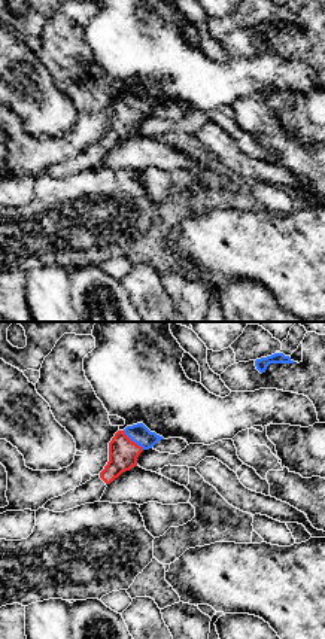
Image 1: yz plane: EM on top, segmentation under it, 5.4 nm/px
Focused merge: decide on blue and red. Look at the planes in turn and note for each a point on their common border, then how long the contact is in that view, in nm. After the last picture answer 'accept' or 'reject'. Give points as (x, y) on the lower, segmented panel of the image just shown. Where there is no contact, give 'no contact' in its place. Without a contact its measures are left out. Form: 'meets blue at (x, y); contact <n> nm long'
meets blue at (133, 441); contact 160 nm long

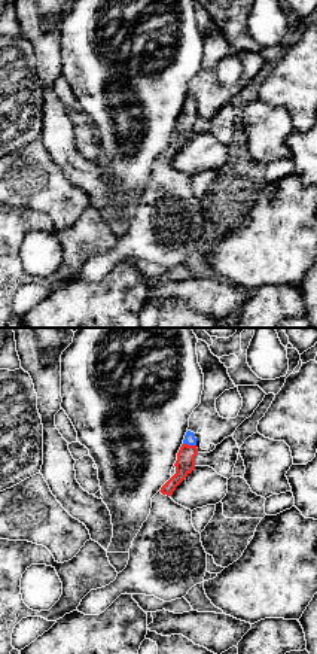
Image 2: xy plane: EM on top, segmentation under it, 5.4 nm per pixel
meets blue at (189, 444); contact 70 nm long

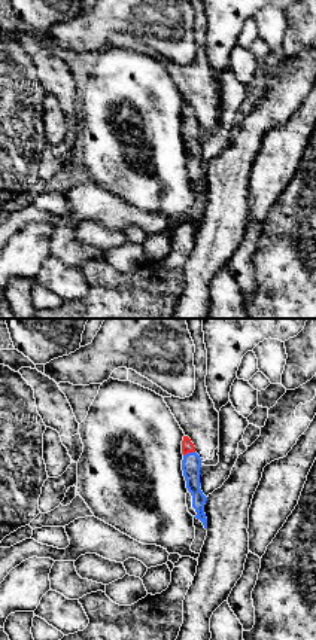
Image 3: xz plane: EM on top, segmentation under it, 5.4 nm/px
meets blue at (188, 453); contact 70 nm long

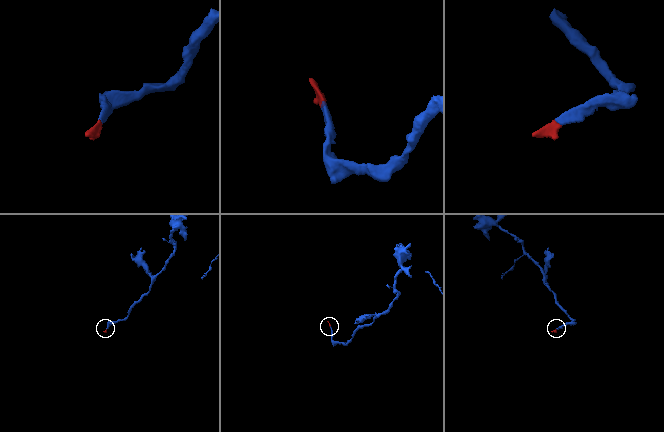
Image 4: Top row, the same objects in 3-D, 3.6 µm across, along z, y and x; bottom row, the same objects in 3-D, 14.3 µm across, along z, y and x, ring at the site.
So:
accept

